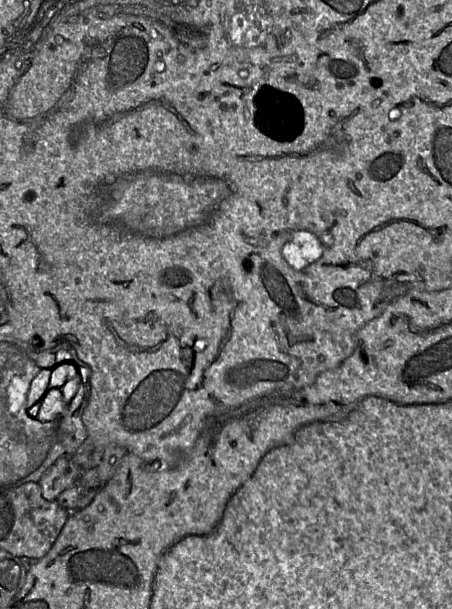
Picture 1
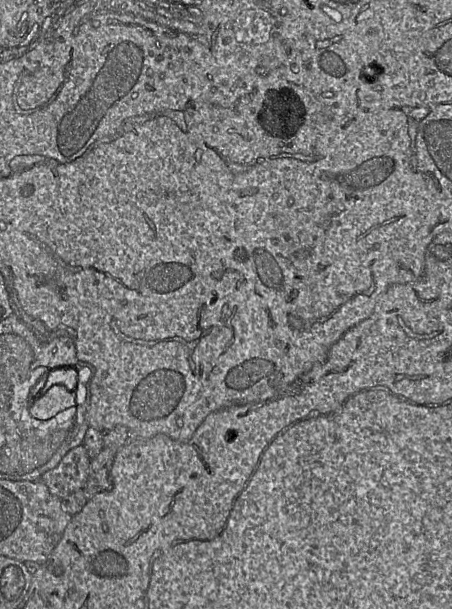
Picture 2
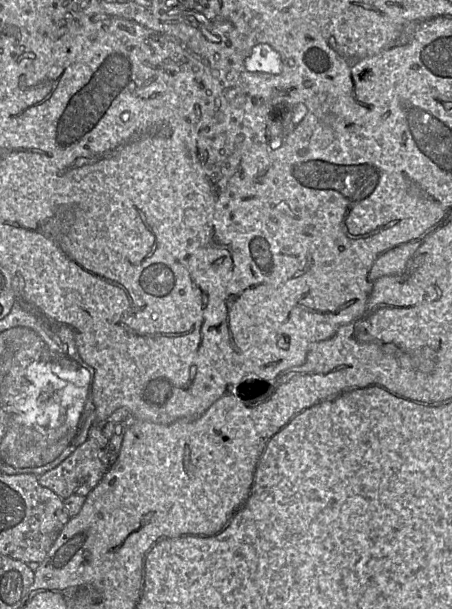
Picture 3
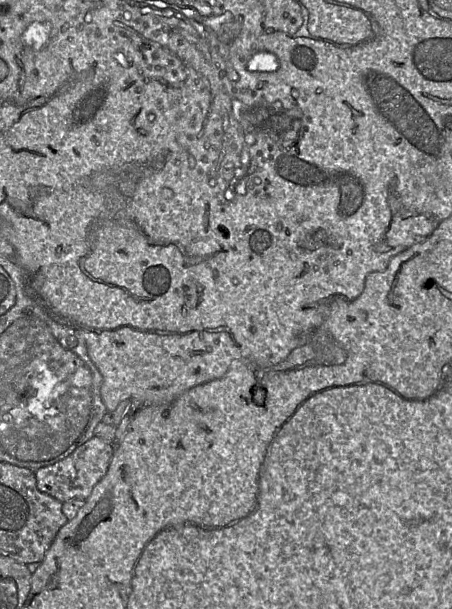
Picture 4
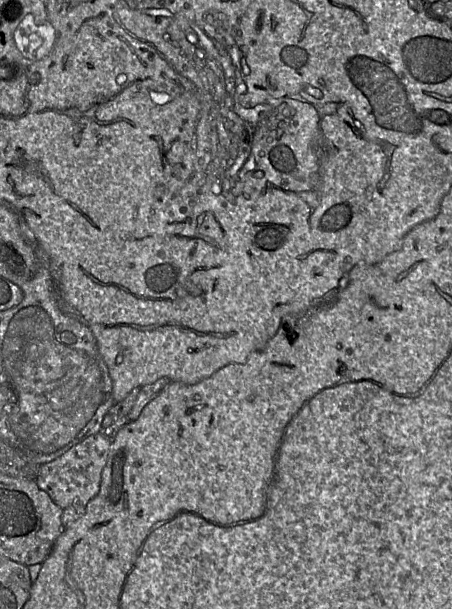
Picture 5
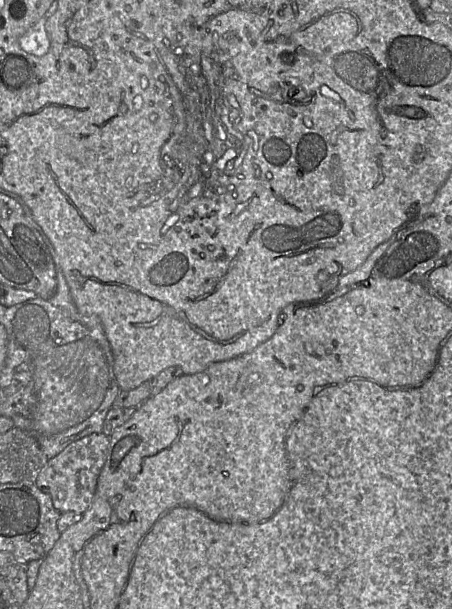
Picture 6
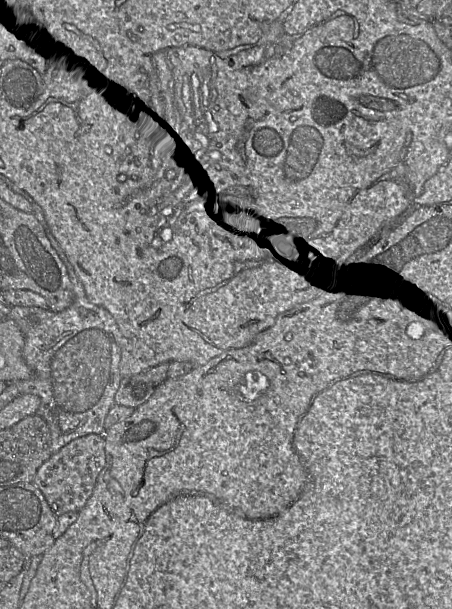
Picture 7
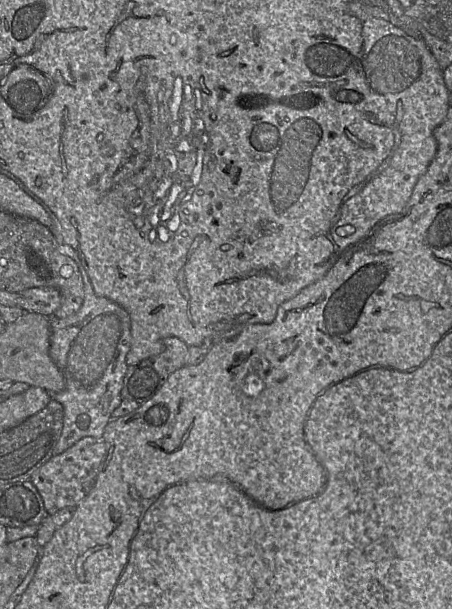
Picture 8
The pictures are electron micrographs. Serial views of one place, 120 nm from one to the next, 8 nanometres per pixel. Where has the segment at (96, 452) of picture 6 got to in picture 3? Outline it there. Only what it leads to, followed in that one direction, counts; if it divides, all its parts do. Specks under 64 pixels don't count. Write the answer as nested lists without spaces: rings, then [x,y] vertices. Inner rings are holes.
[[[88,438],[57,467],[40,475],[40,484],[63,500],[71,495],[86,497],[108,470],[102,461],[102,450]]]

